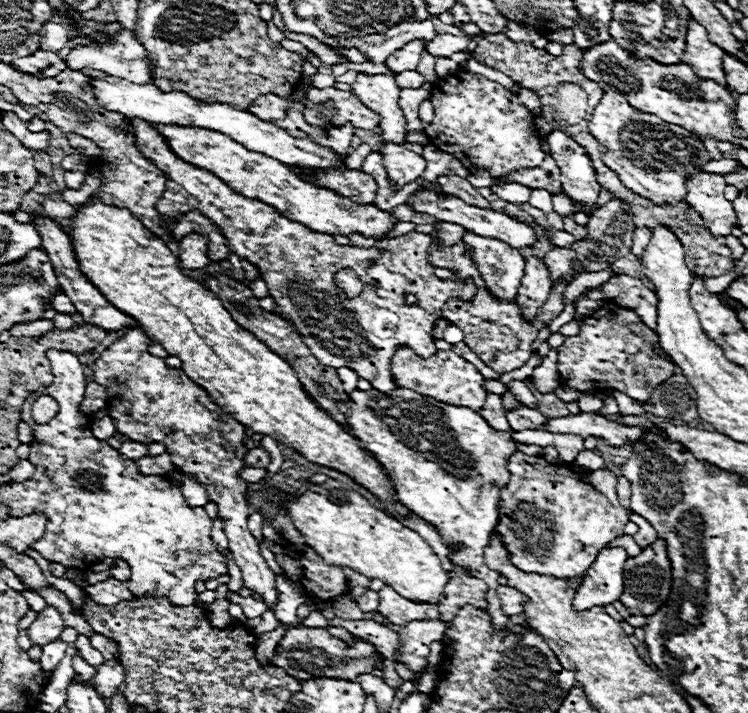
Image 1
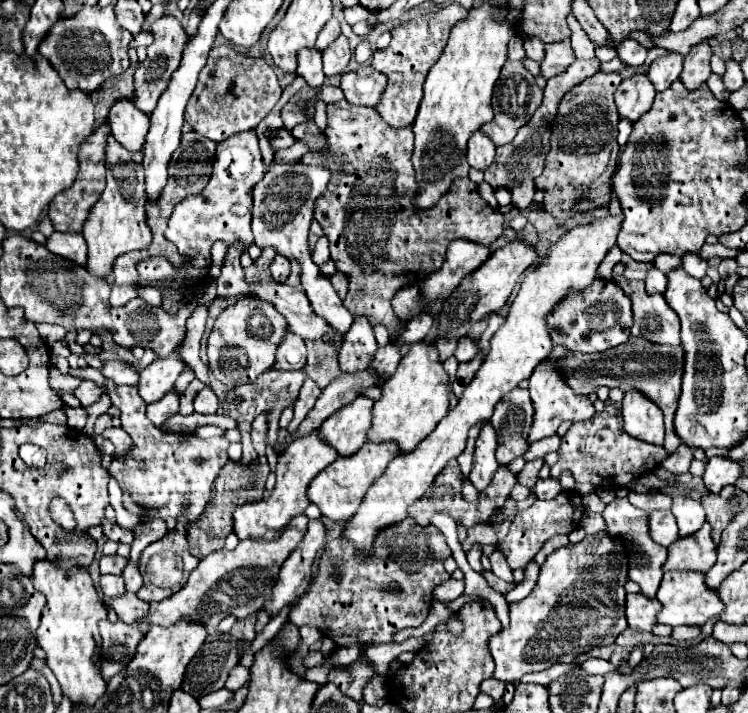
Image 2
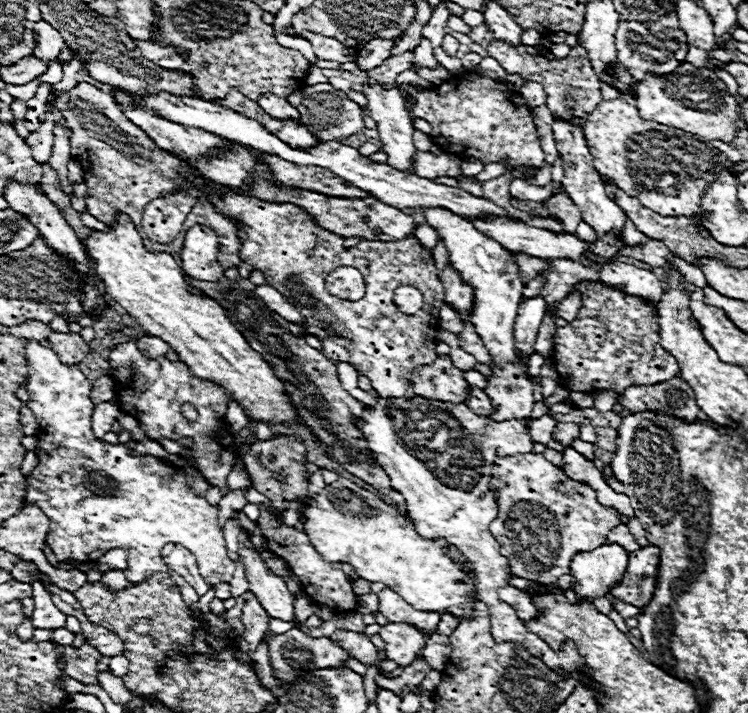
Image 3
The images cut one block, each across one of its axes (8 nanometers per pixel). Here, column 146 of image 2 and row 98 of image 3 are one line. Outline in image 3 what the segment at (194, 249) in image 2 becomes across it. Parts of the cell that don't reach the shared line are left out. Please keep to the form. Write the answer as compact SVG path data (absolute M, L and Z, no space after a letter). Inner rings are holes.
M265 94L258 100L258 104L266 110L266 114L274 116L276 120L298 120L300 122L298 110L290 106L284 98L278 98L274 94Z

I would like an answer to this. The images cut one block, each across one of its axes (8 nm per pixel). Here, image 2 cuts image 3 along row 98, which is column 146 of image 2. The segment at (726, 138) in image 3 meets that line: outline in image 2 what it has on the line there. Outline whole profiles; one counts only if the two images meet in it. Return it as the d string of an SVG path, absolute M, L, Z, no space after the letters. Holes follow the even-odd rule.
M178 622L170 628L150 626L148 634L140 640L138 650L130 660L130 664L126 666L126 670L144 670L148 676L158 680L160 692L174 692L180 688L186 666L196 656L198 648L204 644L204 638L206 638L206 628L204 624L198 622Z

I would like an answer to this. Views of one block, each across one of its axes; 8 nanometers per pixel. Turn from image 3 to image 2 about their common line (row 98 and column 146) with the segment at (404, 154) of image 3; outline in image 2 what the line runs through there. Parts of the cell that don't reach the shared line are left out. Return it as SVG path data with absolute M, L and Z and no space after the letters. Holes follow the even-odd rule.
M174 352L168 358L154 360L148 368L140 372L138 394L144 398L146 404L160 400L166 392L174 388L174 382L182 370L184 370L184 364L178 360L178 352Z

